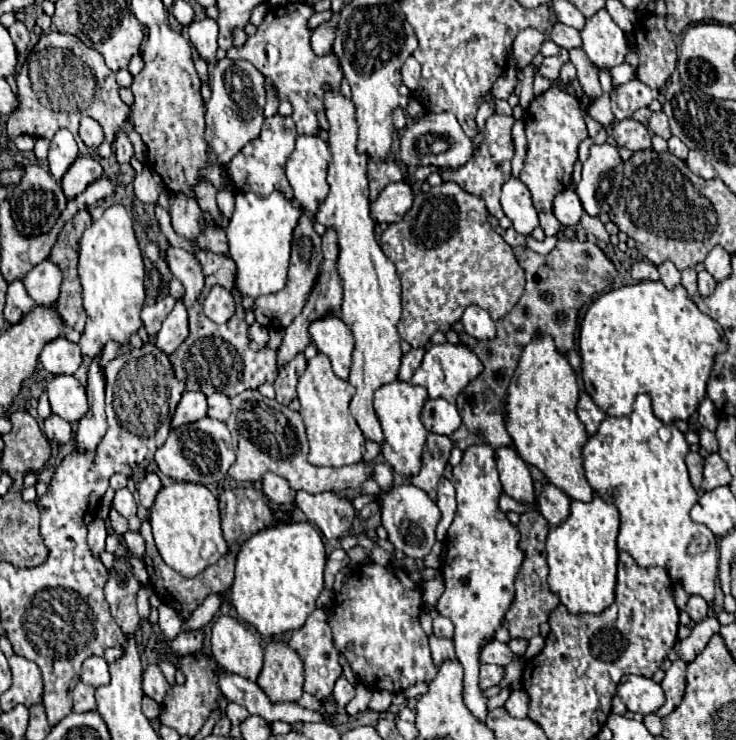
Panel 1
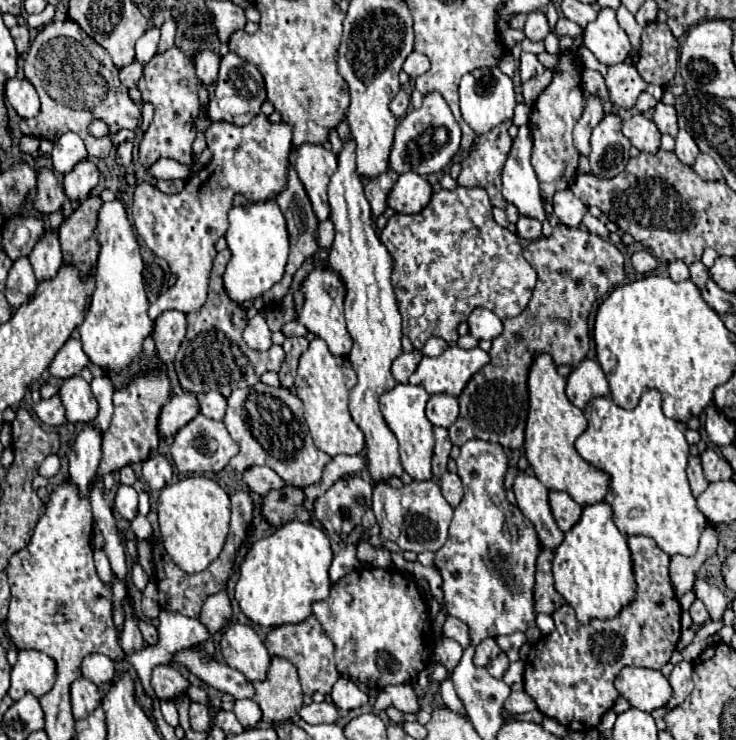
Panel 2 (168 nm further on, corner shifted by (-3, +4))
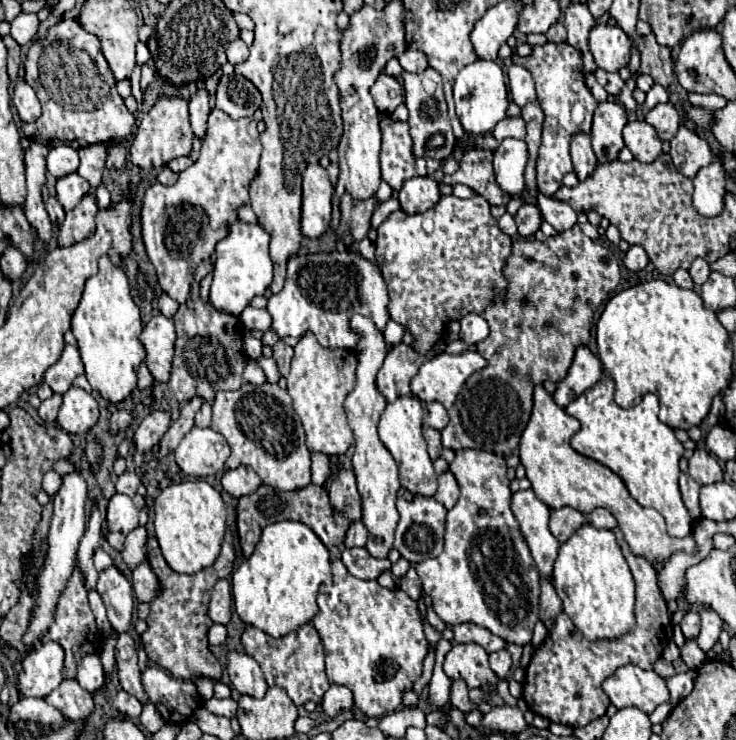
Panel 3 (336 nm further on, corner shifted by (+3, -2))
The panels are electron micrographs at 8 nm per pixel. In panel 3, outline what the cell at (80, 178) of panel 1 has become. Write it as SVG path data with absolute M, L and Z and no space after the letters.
M68 174L64 178L58 178L56 182L56 192L58 192L58 202L64 206L64 210L72 210L78 206L78 202L82 200L82 196L90 190L88 182L74 174Z

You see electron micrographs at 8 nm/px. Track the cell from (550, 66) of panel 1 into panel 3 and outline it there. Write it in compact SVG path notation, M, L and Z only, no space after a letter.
M510 64L510 68L508 68L508 82L510 82L512 100L518 106L524 106L526 102L530 102L530 100L536 98L534 78L532 78L532 74L524 66Z

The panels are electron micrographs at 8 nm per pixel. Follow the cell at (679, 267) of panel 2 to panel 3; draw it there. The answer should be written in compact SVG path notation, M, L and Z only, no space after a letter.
M678 268L678 270L672 274L672 280L674 280L674 284L680 286L680 288L694 288L694 282L692 282L690 274L688 274L686 270L682 270L682 268Z

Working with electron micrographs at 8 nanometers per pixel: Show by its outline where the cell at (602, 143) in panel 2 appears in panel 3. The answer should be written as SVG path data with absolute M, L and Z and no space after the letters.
M606 100L598 104L592 122L592 150L598 164L618 160L618 152L624 148L622 128L626 126L626 110L616 100Z

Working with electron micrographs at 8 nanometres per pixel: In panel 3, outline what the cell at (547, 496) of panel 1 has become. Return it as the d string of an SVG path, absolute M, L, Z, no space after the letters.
M570 506L550 510L550 532L558 538L560 544L566 542L566 538L570 538L570 534L574 534L574 530L582 526L582 522L586 522L584 514Z

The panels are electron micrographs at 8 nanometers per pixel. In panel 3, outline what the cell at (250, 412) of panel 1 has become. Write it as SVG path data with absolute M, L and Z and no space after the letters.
M244 384L242 390L234 392L218 392L212 404L212 428L220 432L226 442L232 448L230 458L226 460L226 468L238 468L238 466L250 466L258 476L264 480L264 484L276 488L276 490L300 490L310 484L310 450L306 448L304 428L298 422L294 410L292 410L292 398L286 390L282 390L278 384Z

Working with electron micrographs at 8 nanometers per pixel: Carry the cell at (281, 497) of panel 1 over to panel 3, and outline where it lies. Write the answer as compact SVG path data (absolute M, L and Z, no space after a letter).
M238 466L234 470L226 470L222 476L222 486L228 494L240 498L246 494L252 494L262 486L262 478L250 470L248 466Z

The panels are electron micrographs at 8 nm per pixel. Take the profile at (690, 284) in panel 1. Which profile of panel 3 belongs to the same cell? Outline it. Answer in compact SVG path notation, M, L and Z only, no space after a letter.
M696 258L694 262L692 262L692 266L690 266L690 276L692 276L692 280L694 280L694 284L696 286L702 286L706 280L708 280L708 274L710 274L710 266L708 266L708 262L706 260L702 260L702 258Z

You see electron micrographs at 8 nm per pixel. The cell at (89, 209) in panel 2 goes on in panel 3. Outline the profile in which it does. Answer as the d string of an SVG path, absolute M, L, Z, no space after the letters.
M88 192L82 202L66 212L64 222L60 224L60 234L58 234L58 246L74 246L86 238L90 238L96 230L96 214L98 214L98 206L96 206L96 196L92 192Z

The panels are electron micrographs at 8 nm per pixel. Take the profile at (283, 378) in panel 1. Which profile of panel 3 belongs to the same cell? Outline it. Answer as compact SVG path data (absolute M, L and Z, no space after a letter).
M278 340L278 342L272 346L272 350L274 350L274 360L276 360L276 364L278 364L280 376L286 378L288 372L290 372L290 362L292 362L292 356L294 356L294 348L288 346L284 340Z

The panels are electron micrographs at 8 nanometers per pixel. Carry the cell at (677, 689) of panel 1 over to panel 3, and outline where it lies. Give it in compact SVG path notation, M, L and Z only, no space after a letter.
M690 670L690 672L686 672L686 674L676 674L676 676L672 676L672 678L666 680L668 690L670 690L670 706L672 706L672 708L674 708L682 698L686 698L686 696L692 692L694 676L696 676L696 672Z

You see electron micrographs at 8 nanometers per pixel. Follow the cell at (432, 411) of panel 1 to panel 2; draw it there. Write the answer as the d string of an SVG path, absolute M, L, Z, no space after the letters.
M434 394L426 404L426 416L434 426L450 428L458 418L458 400L448 394Z

